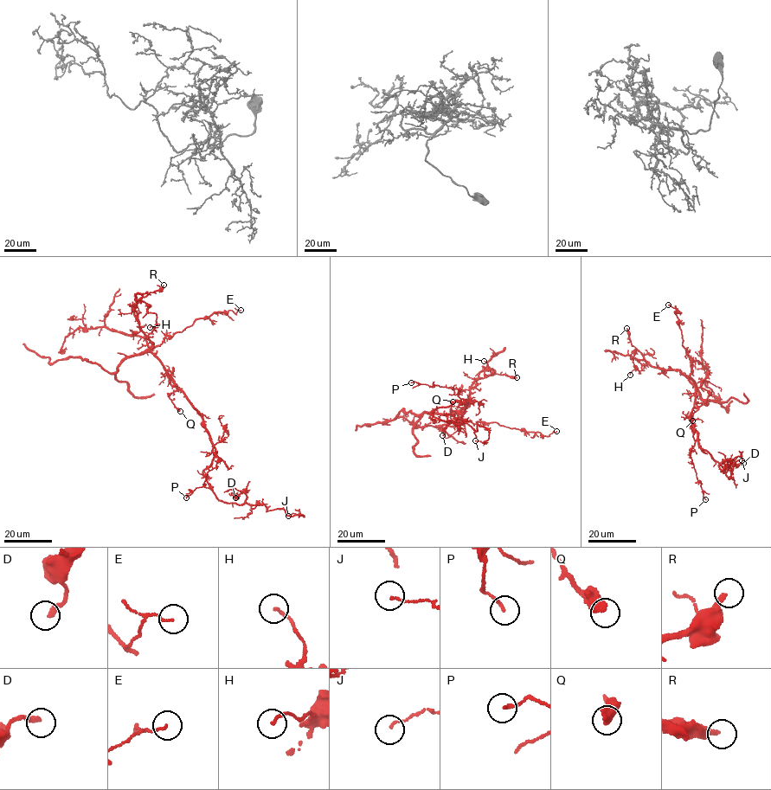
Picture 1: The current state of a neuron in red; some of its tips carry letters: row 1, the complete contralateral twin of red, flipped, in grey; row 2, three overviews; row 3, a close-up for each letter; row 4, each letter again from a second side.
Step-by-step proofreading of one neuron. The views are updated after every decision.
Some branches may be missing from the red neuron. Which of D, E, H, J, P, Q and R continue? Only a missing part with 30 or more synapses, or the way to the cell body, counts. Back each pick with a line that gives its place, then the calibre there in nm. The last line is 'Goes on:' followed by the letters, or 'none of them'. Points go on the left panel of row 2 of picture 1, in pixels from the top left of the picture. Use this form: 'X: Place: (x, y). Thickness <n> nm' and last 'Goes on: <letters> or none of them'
Goes on: none of them

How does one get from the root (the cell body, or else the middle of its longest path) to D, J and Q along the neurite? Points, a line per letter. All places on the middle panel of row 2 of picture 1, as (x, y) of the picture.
D: (466, 406), (464, 401), (458, 400), (432, 410), (431, 414), (446, 421), (456, 420), (442, 435)
J: (466, 406), (458, 400), (430, 414), (489, 431), (487, 440), (475, 440)
Q: (466, 406), (458, 427), (450, 414), (452, 401)

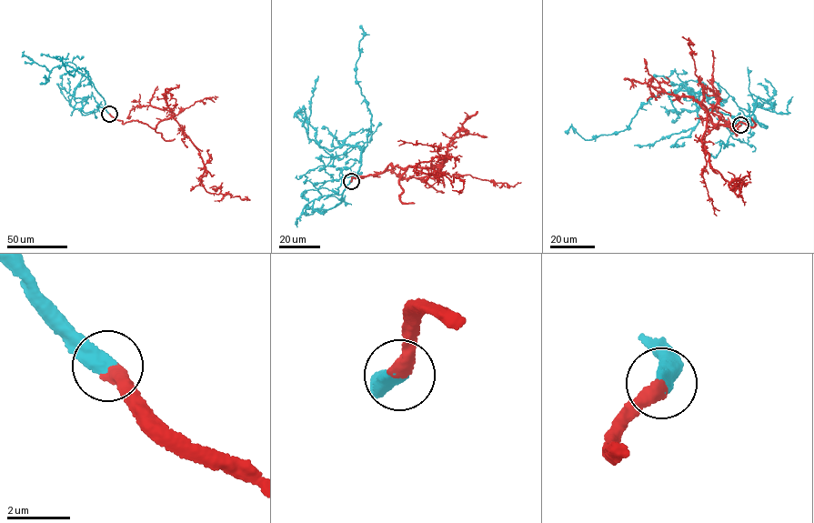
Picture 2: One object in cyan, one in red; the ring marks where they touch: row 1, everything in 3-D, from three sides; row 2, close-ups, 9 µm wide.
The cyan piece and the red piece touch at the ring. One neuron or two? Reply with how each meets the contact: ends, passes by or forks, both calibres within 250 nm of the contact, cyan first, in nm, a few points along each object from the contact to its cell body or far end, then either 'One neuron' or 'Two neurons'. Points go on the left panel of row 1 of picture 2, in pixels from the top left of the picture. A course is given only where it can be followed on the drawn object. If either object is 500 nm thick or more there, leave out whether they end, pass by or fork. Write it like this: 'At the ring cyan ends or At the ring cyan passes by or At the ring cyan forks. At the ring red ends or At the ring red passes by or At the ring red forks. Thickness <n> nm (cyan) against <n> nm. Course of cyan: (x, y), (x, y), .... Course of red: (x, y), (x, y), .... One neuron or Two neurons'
At the ring cyan ends. At the ring red ends. Thickness 480 nm (cyan) against 440 nm. Course of cyan: (109, 114), (92, 95), (74, 97), (75, 90), (74, 110), (83, 106), (90, 113), (80, 110). Course of red: (109, 114), (123, 124), (137, 120), (154, 128), (173, 118), (198, 151), (206, 190), (242, 199). One neuron

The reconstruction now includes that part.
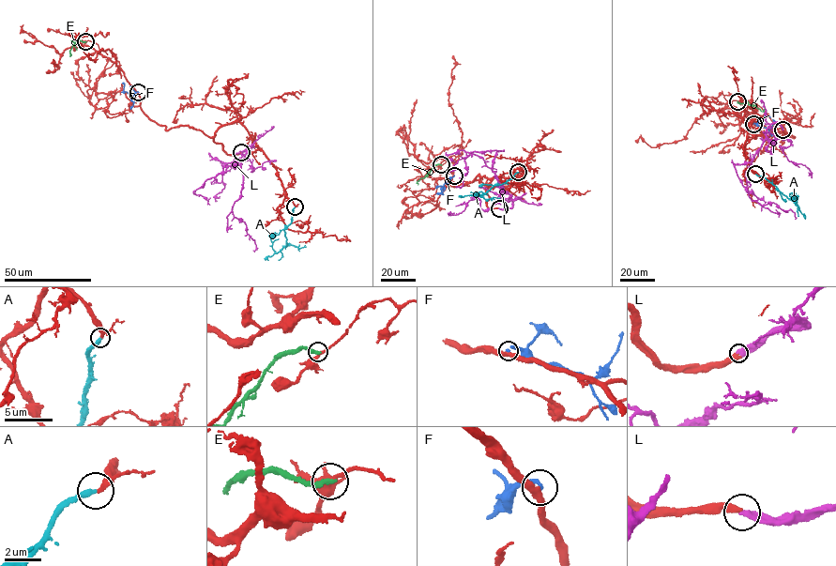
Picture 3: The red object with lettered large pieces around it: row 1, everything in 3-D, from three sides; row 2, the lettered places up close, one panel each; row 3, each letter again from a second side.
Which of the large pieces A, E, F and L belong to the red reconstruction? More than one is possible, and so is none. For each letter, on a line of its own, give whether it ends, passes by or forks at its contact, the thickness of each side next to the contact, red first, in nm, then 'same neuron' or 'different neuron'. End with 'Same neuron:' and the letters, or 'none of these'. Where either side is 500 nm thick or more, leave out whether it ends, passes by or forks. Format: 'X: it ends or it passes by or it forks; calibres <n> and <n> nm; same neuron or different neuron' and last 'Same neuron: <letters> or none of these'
A: it ends; calibres 200 and 280 nm; same neuron
E: it ends; calibres 220 and 280 nm; different neuron
F: it ends; calibres 320 and 190 nm; different neuron
L: it ends; calibres 400 and 440 nm; same neuron
Same neuron: A, L

